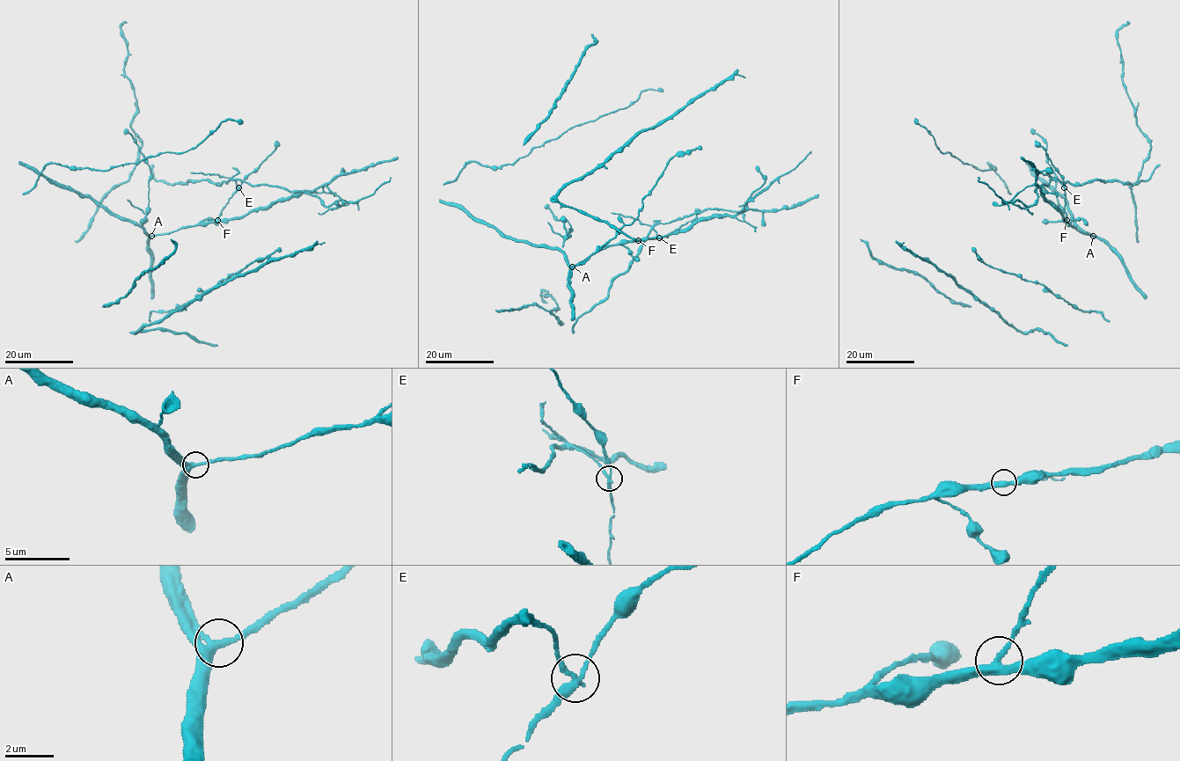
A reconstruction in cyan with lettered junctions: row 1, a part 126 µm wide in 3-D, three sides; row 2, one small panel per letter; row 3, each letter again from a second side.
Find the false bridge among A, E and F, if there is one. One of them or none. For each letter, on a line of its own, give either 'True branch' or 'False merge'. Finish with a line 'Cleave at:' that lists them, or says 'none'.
A: True branch
E: False merge
F: True branch
Cleave at: E

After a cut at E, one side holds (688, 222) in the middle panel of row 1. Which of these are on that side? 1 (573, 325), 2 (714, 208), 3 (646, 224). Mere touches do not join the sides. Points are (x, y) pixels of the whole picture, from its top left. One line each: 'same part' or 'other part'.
1: other part
2: other part
3: other part

